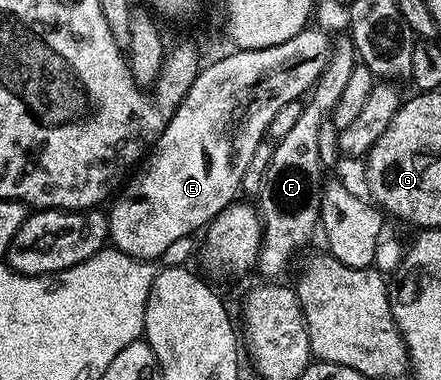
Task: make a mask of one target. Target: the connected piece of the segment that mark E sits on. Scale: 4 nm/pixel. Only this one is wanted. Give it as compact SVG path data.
M320 29L312 34L312 46L304 36L297 36L270 48L230 50L220 52L217 58L209 57L200 67L198 80L194 80L194 88L190 88L190 96L186 96L182 108L178 108L174 120L143 163L144 171L140 175L137 173L119 191L120 199L117 200L112 215L107 215L106 218L111 245L131 258L160 260L163 259L166 248L174 244L174 240L195 235L195 230L203 231L204 221L215 210L222 208L226 200L241 193L246 164L250 162L256 143L265 137L264 129L267 131L271 127L278 104L291 97L297 89L296 85L311 70L313 79L320 78L329 48L328 33Z

